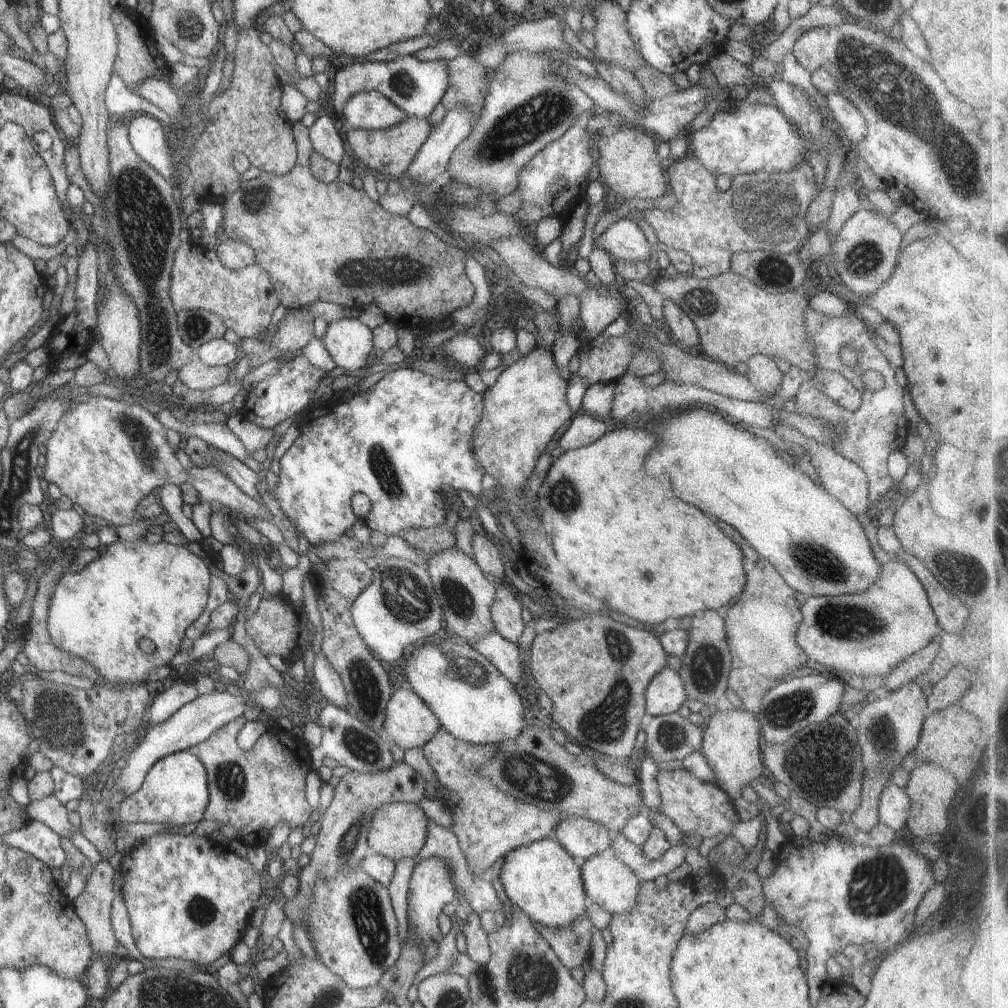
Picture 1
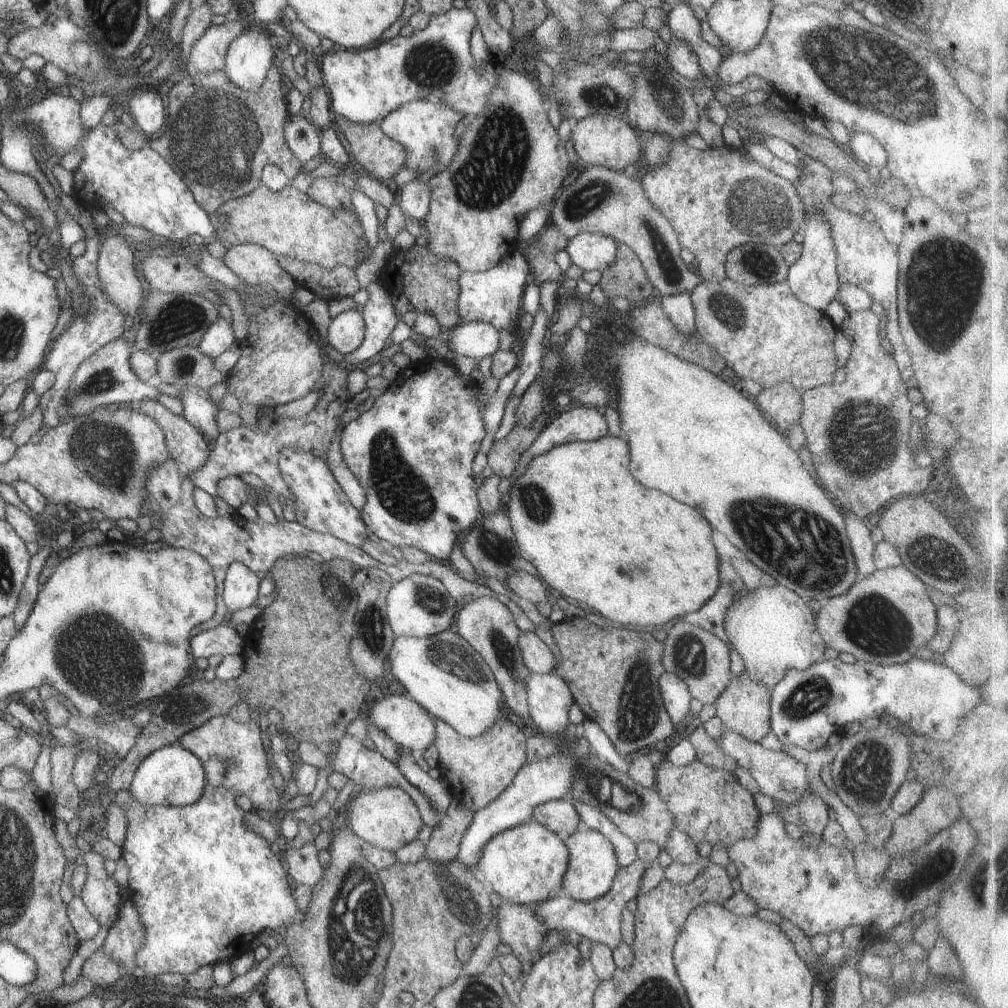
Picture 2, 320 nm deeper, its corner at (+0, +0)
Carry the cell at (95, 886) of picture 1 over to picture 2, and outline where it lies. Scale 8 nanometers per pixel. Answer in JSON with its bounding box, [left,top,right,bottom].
[81,947,122,992]

